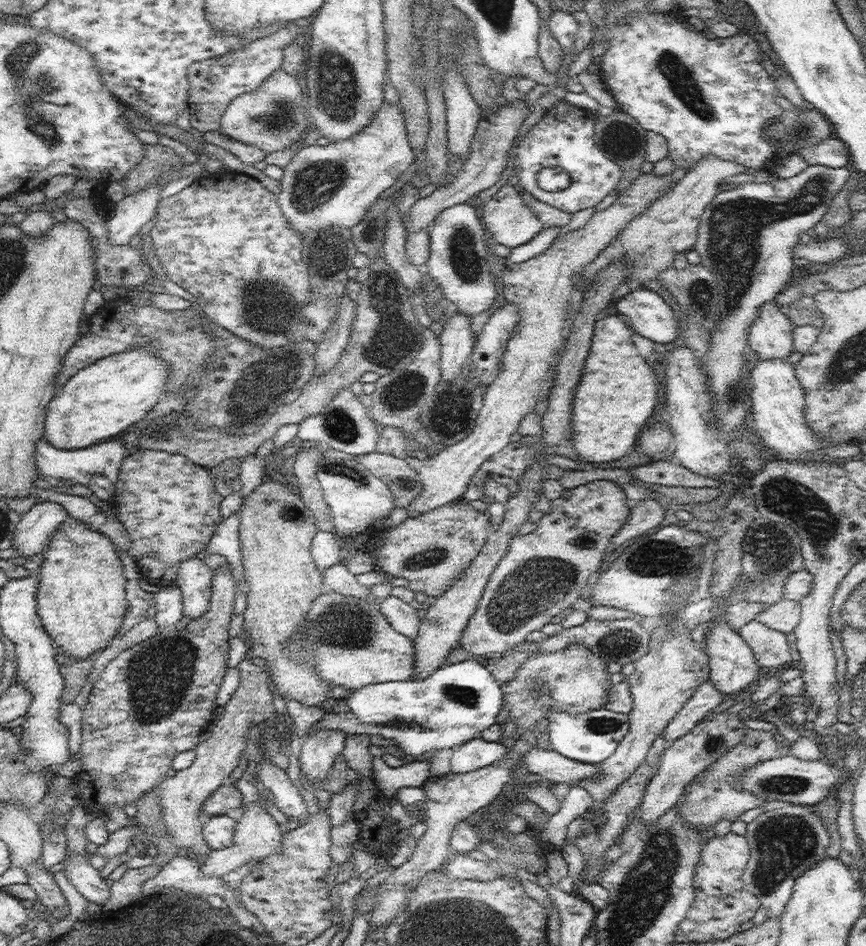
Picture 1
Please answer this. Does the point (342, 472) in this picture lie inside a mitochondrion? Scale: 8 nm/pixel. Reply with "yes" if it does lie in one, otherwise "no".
yes

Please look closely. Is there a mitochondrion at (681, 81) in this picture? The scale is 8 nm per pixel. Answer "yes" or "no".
yes

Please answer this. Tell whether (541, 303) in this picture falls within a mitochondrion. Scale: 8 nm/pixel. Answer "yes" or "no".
no

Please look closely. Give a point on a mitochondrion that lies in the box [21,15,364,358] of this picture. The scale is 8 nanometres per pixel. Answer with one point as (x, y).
(271, 311)

